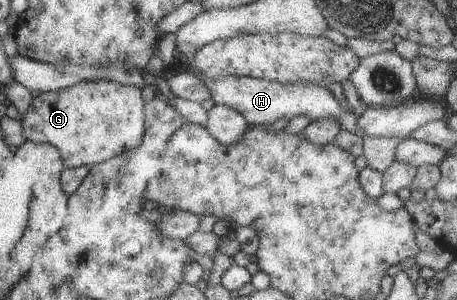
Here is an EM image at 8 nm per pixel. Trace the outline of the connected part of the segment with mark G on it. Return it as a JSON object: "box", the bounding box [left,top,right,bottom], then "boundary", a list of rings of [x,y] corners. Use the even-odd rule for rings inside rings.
{"box":[21,80,145,168],"boundary":[[[112,80],[80,81],[74,86],[41,93],[32,100],[26,114],[21,117],[21,123],[27,140],[51,144],[58,148],[64,167],[74,168],[84,165],[91,167],[118,153],[132,150],[143,141],[145,133],[144,105],[142,89],[138,86],[118,84]]]}

